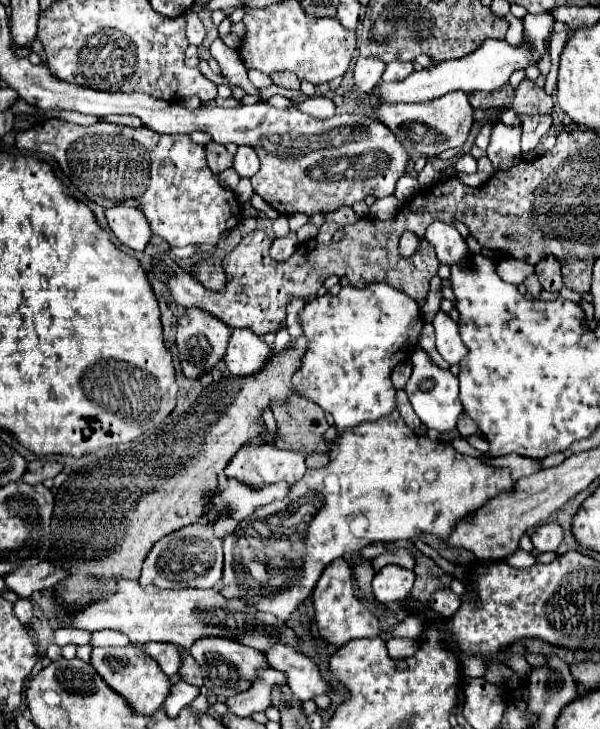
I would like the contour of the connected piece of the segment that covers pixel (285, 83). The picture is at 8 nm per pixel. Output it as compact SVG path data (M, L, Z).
M276 73L276 75L270 75L274 85L278 87L284 87L284 89L300 89L300 79L294 75L294 73Z

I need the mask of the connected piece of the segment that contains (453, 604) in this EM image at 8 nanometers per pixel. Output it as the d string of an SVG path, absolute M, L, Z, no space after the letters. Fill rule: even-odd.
M450 589L436 591L436 593L432 595L432 599L430 599L430 607L432 607L436 613L444 615L444 617L452 617L452 615L458 611L458 607L460 607L460 597L456 597Z

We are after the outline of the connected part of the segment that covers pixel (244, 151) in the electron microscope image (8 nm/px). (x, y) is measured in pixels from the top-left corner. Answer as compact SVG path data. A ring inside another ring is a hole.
M238 147L232 169L240 177L252 177L258 171L258 167L260 167L260 161L256 159L256 153L252 151L252 147Z

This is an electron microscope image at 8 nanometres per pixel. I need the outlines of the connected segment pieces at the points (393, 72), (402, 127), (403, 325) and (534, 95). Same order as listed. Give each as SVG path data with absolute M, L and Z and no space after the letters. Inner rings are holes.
M394 61L394 63L388 63L386 65L386 71L382 75L382 81L384 83L390 83L390 81L400 81L400 79L406 79L410 73L414 73L414 63L410 61Z
M452 91L426 103L380 103L372 109L372 113L382 123L386 123L386 127L400 139L400 143L408 151L416 151L428 157L434 157L446 149L462 147L474 123L474 109L468 103L468 95L462 91Z
M372 283L362 289L346 285L340 289L338 295L326 293L306 303L304 309L298 311L298 319L304 329L304 337L308 339L308 345L302 355L300 367L292 377L292 385L298 391L298 395L318 403L324 411L328 411L334 417L338 429L336 437L340 437L348 427L356 427L364 421L380 419L388 415L388 411L396 409L396 389L390 381L390 375L392 369L401 361L410 358L412 351L416 349L420 329L424 325L420 307L414 299L410 299L402 291L396 291L388 283ZM366 317L372 317L372 321L368 323Z
M522 79L514 93L514 101L506 107L500 107L498 115L508 109L512 109L516 115L554 115L554 101L544 87L536 85L536 81Z

